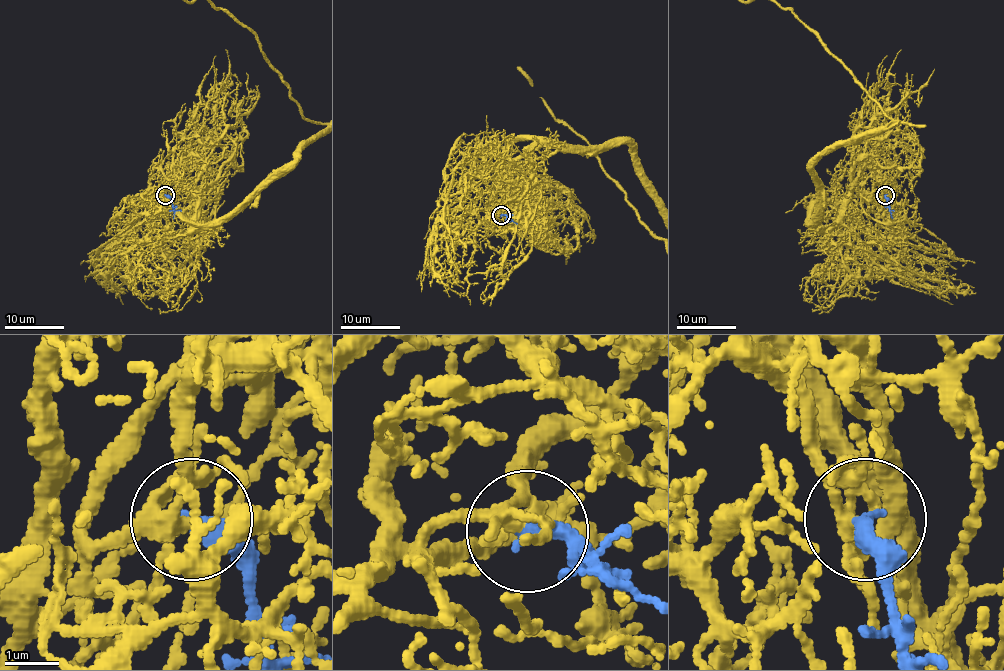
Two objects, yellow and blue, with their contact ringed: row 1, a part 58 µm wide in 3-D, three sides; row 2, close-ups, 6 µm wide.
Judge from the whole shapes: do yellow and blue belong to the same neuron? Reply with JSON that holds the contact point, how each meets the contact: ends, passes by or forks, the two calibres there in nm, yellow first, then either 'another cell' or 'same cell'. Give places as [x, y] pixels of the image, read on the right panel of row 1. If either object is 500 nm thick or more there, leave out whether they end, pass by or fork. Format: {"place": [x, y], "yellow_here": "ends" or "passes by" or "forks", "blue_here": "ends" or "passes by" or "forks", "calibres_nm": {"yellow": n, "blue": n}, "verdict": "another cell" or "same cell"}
{"place": [885, 195], "yellow_here": "forks", "blue_here": "ends", "calibres_nm": {"yellow": 220, "blue": 360}, "verdict": "same cell"}

